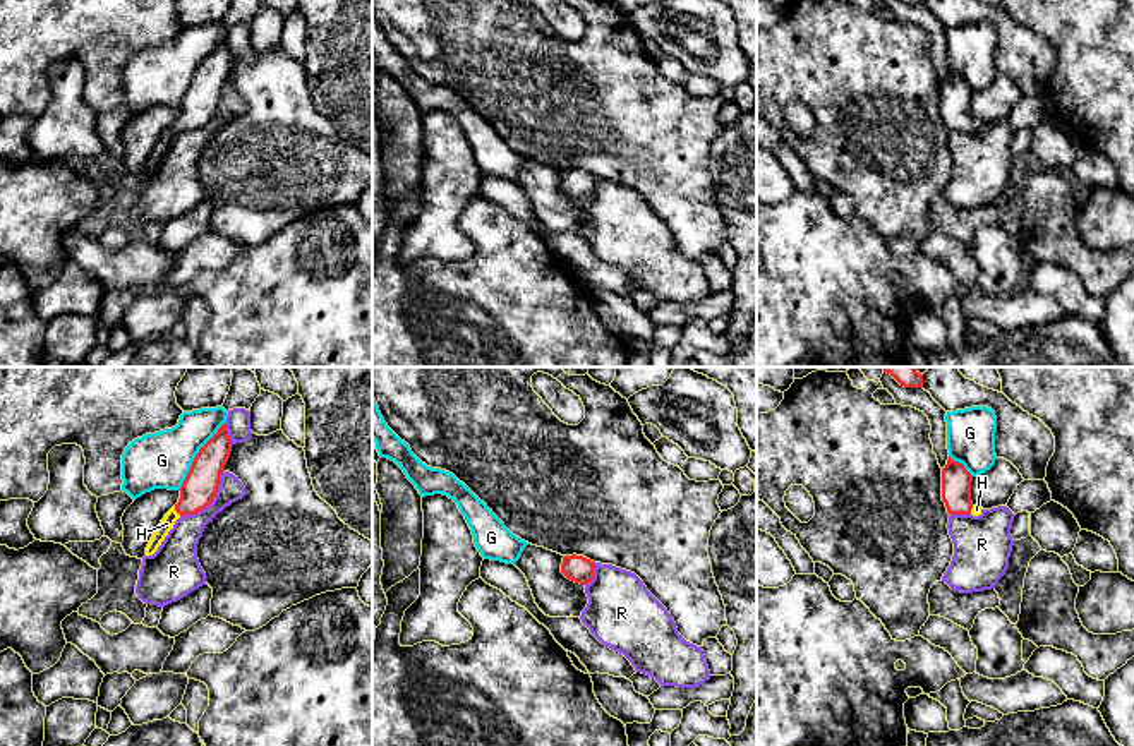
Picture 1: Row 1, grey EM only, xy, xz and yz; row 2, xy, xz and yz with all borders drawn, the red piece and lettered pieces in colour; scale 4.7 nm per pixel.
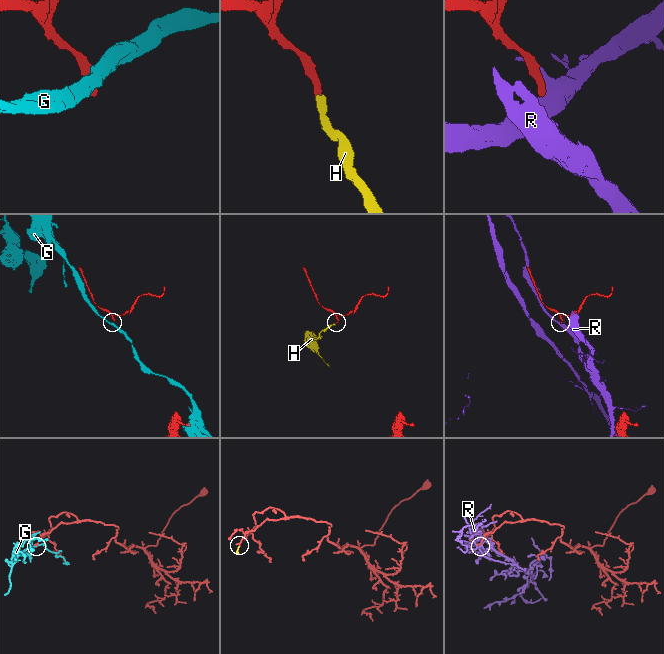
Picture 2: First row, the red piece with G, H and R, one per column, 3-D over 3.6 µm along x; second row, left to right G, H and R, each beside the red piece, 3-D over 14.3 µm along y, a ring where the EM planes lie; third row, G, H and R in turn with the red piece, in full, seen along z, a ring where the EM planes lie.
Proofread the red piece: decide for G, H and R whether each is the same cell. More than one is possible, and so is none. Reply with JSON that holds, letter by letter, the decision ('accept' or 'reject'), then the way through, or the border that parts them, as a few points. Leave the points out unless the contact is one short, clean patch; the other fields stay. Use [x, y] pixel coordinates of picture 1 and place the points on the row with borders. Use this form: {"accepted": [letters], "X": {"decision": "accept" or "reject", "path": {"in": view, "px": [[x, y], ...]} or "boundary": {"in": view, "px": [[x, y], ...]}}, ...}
{"accepted": ["H"], "G": {"decision": "reject", "boundary": {"in": "xy", "px": [[225, 422], [199, 450], [184, 482], [177, 489]]}}, "H": {"decision": "accept", "path": {"in": "xy", "px": [[199, 487], [177, 511], [167, 523]]}}, "R": {"decision": "reject"}}

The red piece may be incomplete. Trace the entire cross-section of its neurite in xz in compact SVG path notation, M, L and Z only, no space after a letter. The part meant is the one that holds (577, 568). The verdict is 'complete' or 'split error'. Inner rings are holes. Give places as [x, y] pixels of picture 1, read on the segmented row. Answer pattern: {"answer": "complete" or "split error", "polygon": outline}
{"answer": "complete", "polygon": "M564 556L561 573L580 585L588 585L594 580L595 563L583 556Z"}

